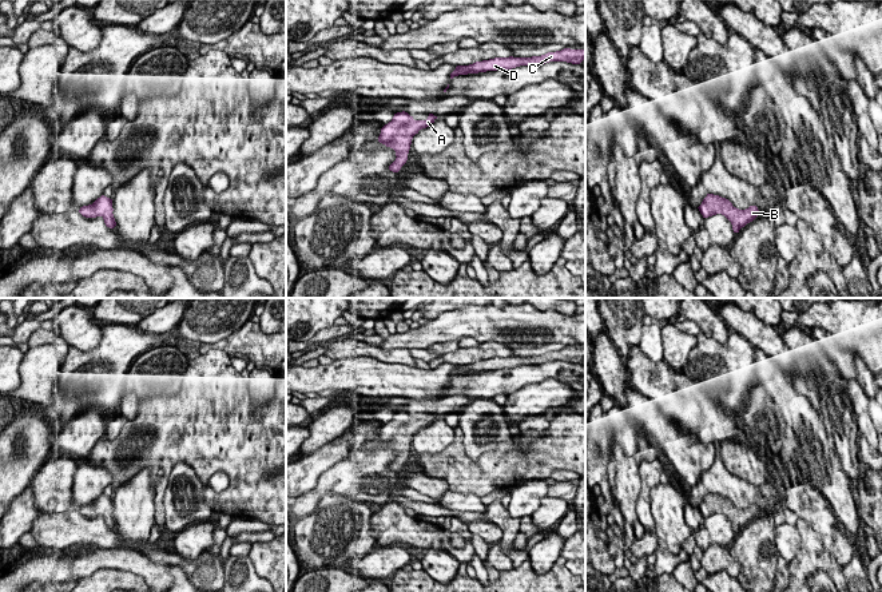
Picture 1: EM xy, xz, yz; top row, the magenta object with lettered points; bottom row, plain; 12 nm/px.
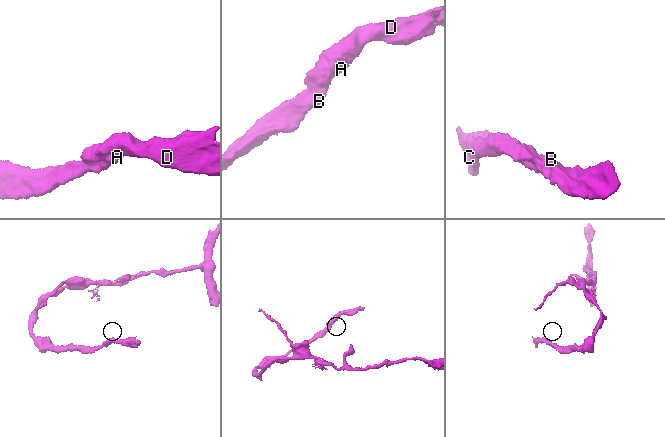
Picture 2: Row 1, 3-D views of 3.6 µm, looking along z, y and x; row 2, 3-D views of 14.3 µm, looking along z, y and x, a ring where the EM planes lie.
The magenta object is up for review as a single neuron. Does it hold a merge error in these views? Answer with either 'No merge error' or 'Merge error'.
No merge error

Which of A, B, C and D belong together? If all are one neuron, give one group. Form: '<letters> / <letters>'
A B C D

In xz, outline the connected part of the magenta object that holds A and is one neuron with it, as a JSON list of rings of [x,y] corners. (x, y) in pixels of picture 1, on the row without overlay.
[[[397,412],[393,418],[381,428],[378,441],[396,450],[396,460],[389,469],[398,472],[408,460],[412,438],[420,429],[429,426],[437,416],[429,413],[426,420],[414,420],[408,412]]]

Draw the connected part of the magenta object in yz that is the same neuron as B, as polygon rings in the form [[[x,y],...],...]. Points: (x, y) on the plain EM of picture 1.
[[[707,493],[698,508],[703,517],[708,517],[716,513],[724,514],[731,521],[734,532],[739,532],[742,527],[752,521],[758,516],[759,510],[756,505],[739,509],[734,506],[728,498],[714,493]]]

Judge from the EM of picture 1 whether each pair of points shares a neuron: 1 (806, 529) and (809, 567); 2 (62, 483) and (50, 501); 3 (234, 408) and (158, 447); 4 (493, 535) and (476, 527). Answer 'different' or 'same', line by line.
1: same
2: same
3: same
4: same

